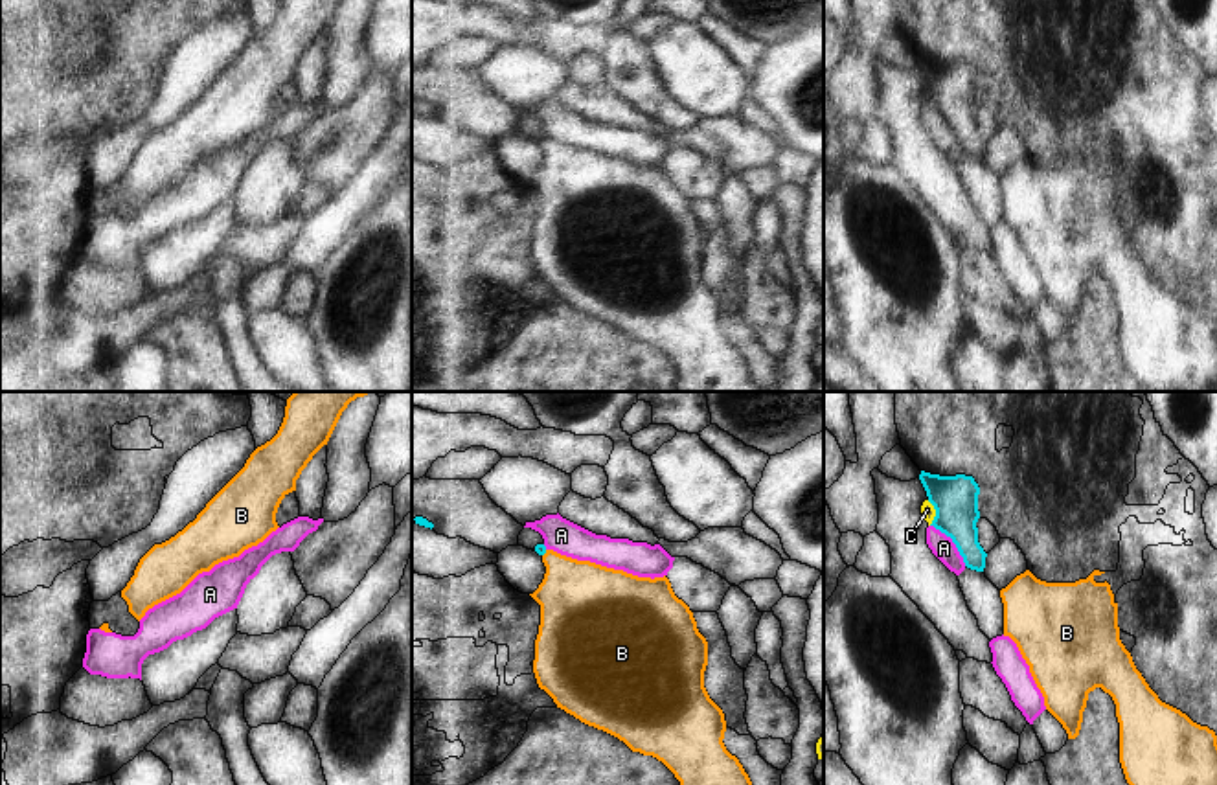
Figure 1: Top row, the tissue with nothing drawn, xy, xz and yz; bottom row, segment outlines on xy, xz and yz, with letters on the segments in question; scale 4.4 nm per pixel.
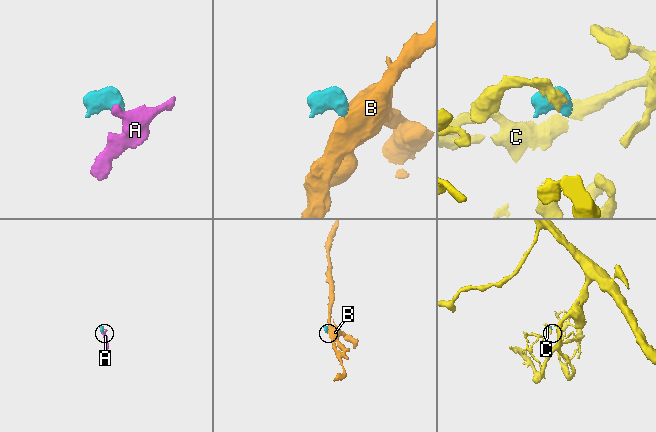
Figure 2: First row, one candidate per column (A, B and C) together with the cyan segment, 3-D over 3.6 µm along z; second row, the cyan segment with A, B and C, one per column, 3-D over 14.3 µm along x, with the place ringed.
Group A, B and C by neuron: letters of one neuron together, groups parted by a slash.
A C / B

